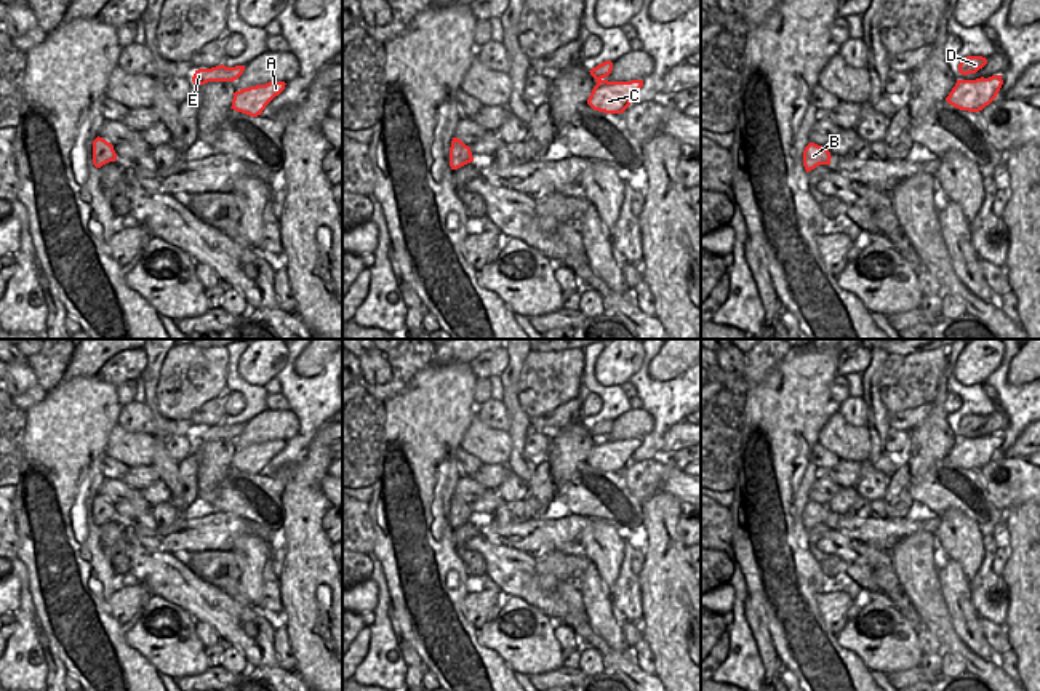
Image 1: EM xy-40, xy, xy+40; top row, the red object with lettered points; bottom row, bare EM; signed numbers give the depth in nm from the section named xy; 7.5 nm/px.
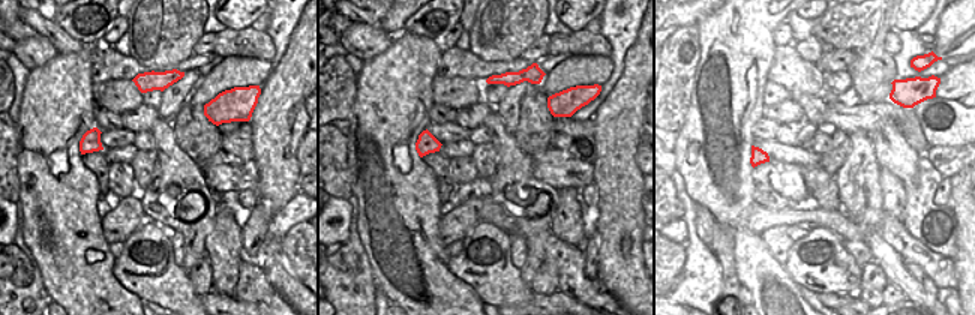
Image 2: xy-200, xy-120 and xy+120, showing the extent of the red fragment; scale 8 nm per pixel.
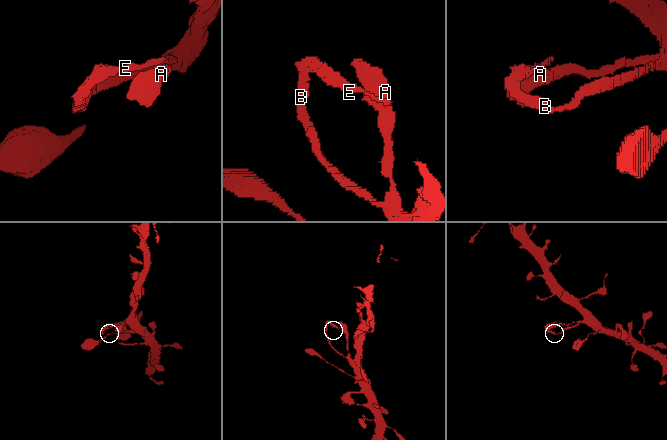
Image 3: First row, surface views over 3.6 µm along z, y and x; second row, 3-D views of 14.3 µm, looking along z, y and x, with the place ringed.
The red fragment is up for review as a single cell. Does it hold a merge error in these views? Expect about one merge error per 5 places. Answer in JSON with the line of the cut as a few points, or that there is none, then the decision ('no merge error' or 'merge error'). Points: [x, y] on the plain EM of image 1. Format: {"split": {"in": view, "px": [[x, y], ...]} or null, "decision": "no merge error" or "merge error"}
{"split": null, "decision": "no merge error"}

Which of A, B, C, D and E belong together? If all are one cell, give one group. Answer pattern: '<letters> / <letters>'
A B C D E

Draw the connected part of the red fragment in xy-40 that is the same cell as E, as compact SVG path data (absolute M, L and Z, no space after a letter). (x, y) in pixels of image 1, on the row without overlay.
M216 424L211 427L198 427L195 429L192 440L194 443L205 443L208 440L234 440L237 438L245 429L245 424L226 425Z

